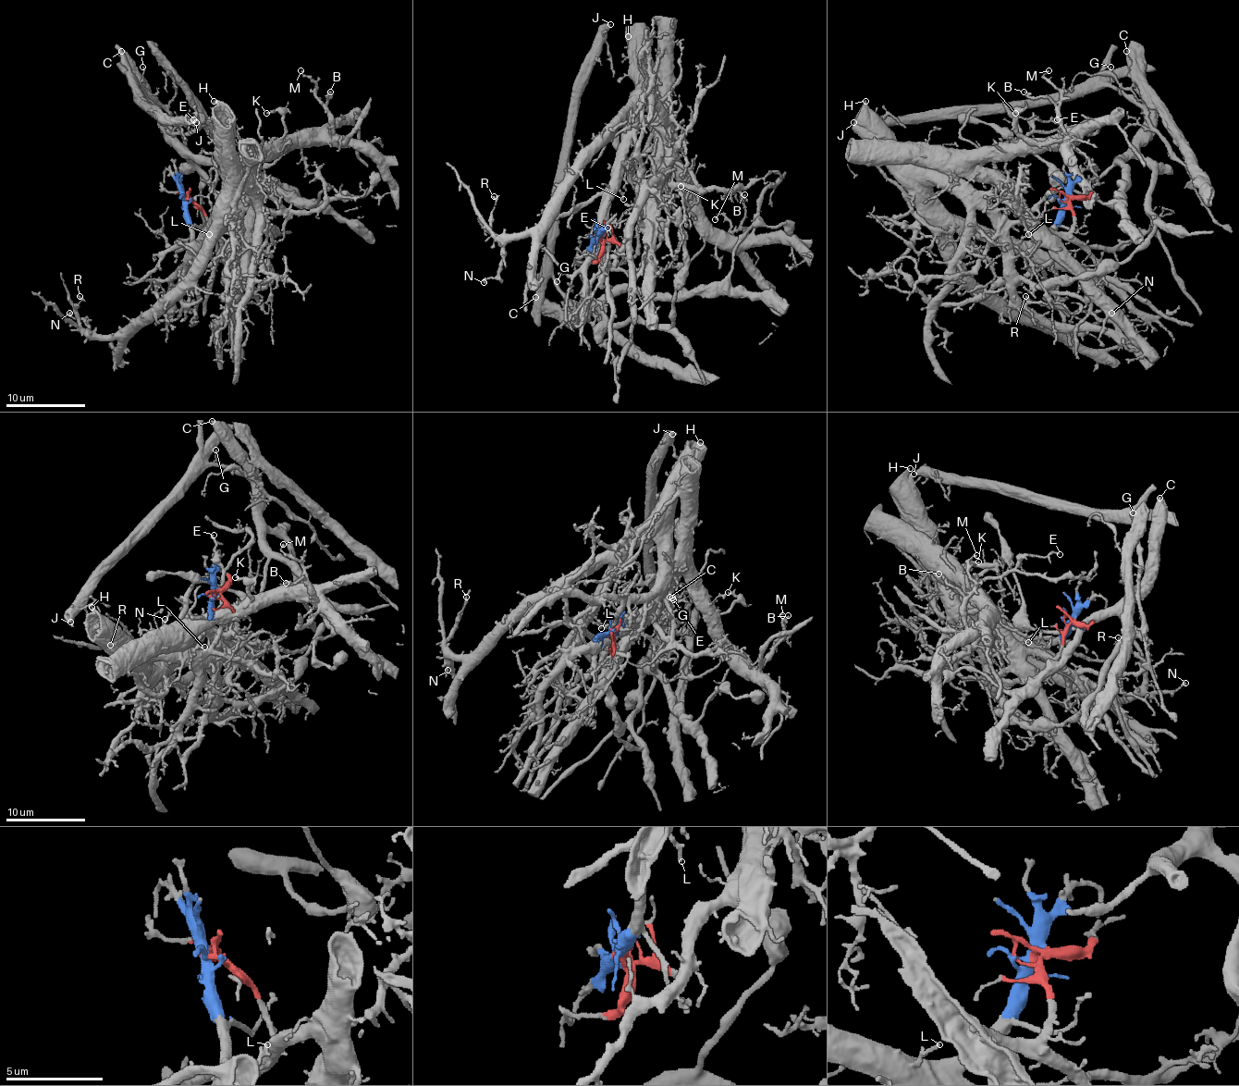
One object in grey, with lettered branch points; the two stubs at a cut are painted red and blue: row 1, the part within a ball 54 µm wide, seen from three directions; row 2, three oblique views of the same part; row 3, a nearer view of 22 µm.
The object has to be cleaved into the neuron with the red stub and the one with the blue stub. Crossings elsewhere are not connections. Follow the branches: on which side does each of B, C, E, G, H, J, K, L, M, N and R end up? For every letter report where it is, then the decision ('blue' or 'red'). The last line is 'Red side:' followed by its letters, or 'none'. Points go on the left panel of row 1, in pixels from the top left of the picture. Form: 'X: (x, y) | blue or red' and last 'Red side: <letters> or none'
B: (330, 92) | red
C: (121, 51) | red
E: (193, 119) | red
G: (142, 67) | red
H: (214, 101) | blue
J: (196, 122) | red
K: (266, 113) | red
L: (209, 234) | blue
M: (300, 70) | red
N: (69, 313) | blue
R: (79, 296) | blue
Red side: B, C, E, G, J, K, M

